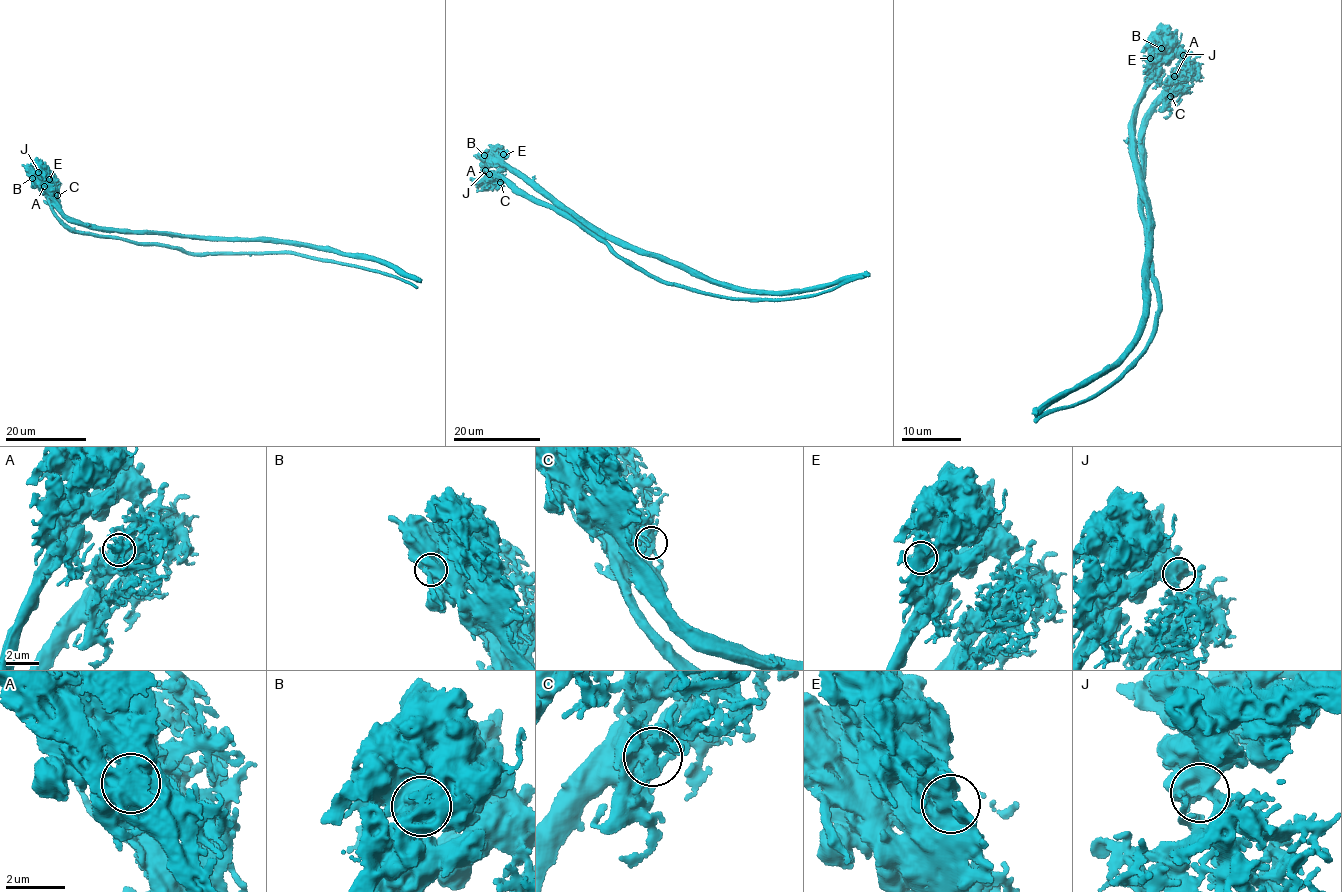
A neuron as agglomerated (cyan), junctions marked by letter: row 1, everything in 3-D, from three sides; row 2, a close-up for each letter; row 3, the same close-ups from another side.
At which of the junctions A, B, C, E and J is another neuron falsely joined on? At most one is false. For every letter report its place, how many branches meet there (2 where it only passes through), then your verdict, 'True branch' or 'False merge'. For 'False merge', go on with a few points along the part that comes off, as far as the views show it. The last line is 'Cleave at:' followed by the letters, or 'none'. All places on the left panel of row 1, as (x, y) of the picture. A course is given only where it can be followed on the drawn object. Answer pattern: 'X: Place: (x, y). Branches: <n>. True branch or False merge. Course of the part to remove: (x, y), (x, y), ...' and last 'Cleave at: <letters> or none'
A: Place: (44, 186). Branches: 3. True branch
B: Place: (32, 178). Branches: 3. True branch
C: Place: (57, 195). Branches: 3. True branch
E: Place: (49, 179). Branches: 4. True branch
J: Place: (38, 172). Branches: 4. False merge. Course of the part to remove: (39, 171), (54, 212), (70, 228), (193, 254), (291, 253), (388, 273), (417, 288)
Cleave at: J

